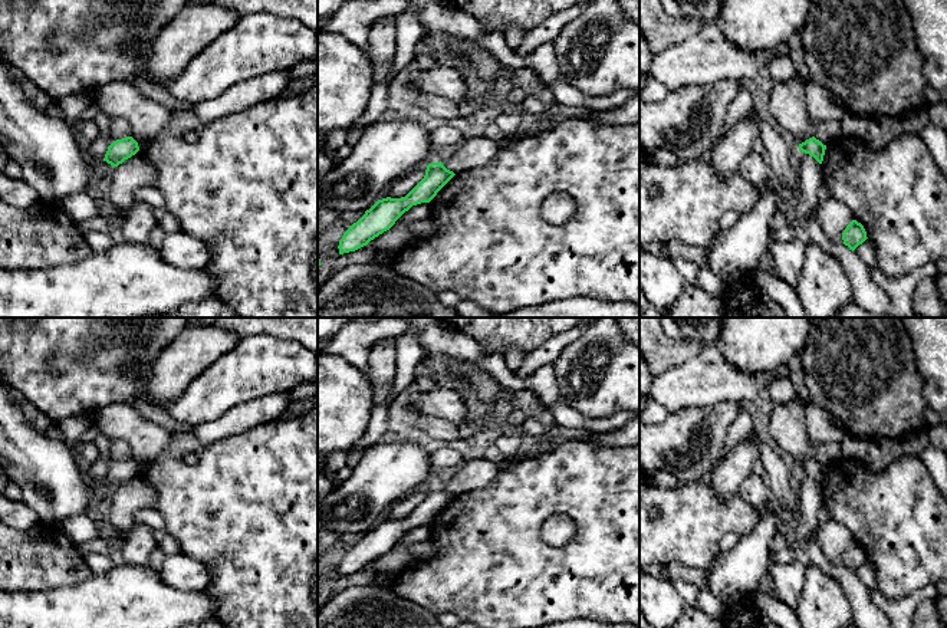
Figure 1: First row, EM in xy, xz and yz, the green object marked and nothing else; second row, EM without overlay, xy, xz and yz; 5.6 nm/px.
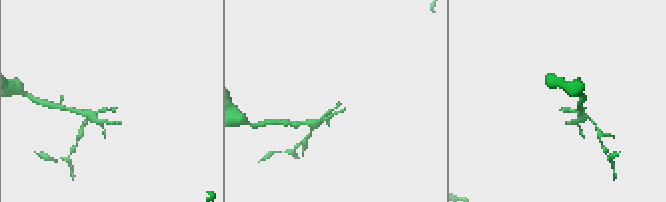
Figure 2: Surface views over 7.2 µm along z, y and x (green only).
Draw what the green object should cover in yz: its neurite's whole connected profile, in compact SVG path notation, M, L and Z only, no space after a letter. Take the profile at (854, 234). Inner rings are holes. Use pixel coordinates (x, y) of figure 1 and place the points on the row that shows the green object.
M852 220L842 233L844 244L852 251L867 240L867 231L861 223Z

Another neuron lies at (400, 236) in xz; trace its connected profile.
M430 203L412 206L389 230L371 240L369 244L375 251L385 250L395 256L418 240L418 236L411 231L410 226L417 220L428 220L430 216Z

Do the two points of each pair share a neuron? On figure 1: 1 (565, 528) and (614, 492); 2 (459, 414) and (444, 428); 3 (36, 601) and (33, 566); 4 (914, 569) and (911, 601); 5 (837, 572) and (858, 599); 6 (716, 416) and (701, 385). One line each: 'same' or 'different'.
1: different
2: different
3: different
4: different
5: same
6: different

